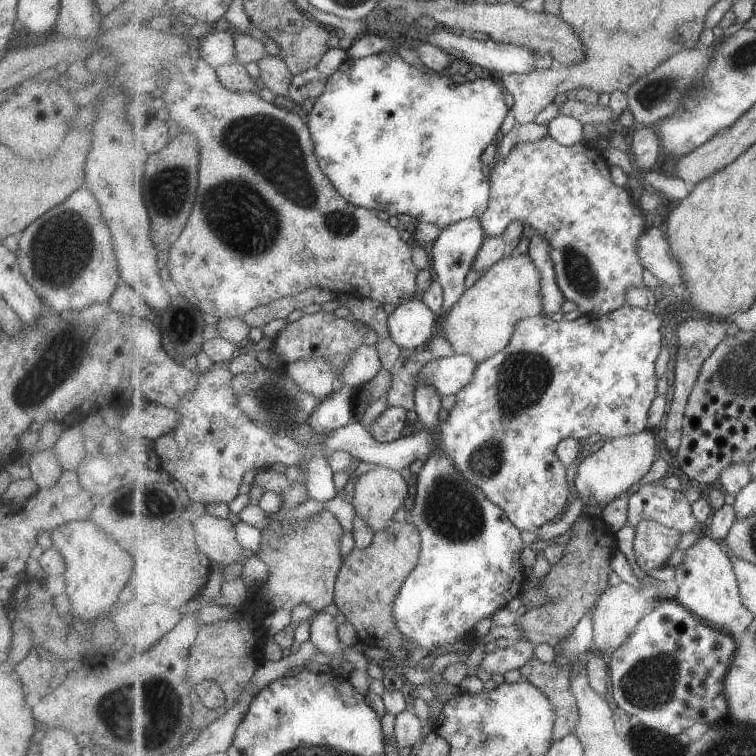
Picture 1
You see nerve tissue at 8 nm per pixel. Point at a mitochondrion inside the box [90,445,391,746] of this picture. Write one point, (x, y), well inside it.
(163, 712)

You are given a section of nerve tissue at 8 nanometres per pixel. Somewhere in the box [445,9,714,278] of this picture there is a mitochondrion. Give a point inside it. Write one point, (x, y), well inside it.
(653, 93)

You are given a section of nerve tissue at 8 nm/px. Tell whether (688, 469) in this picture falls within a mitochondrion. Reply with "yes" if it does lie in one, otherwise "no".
no

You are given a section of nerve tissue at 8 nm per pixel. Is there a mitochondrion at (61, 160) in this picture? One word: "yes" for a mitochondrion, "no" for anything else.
no

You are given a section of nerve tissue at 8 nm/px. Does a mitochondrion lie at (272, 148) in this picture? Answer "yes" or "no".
yes

